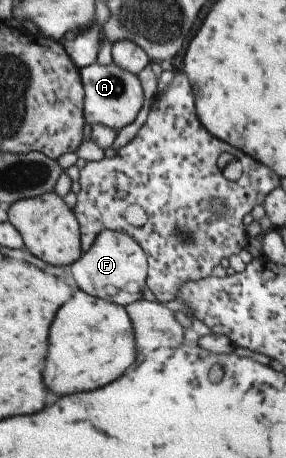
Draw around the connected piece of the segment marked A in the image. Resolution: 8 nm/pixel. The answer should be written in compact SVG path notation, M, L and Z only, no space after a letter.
M94 62L78 69L83 90L81 116L86 124L92 126L98 123L117 132L136 118L138 111L142 108L144 95L135 74L121 69L114 63L100 65Z

